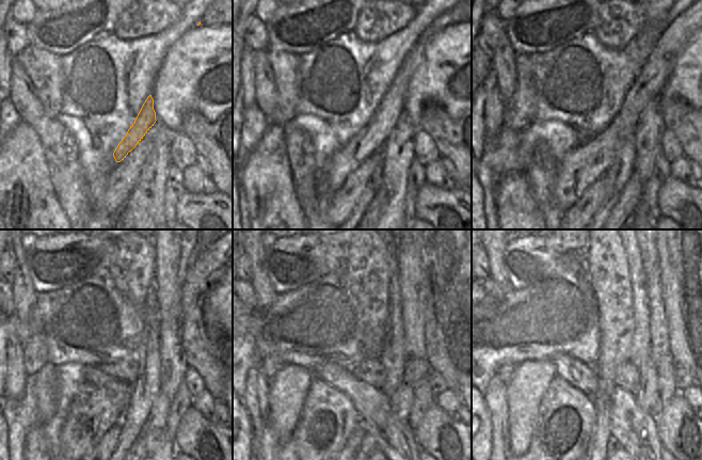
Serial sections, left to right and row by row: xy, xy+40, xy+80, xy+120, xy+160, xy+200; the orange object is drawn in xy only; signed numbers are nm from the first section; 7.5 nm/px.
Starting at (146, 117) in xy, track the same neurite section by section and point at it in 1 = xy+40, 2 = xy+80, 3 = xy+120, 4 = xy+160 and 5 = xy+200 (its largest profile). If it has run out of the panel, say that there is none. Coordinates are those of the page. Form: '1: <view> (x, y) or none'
1: xy+40 (348, 158)
2: xy+80 (580, 167)
3: xy+120 (93, 410)
4: xy+160 (328, 417)
5: xy+200 (567, 416)

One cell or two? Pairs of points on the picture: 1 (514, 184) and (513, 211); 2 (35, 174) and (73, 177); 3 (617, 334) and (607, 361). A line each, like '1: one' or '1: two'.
1: one
2: two
3: one

